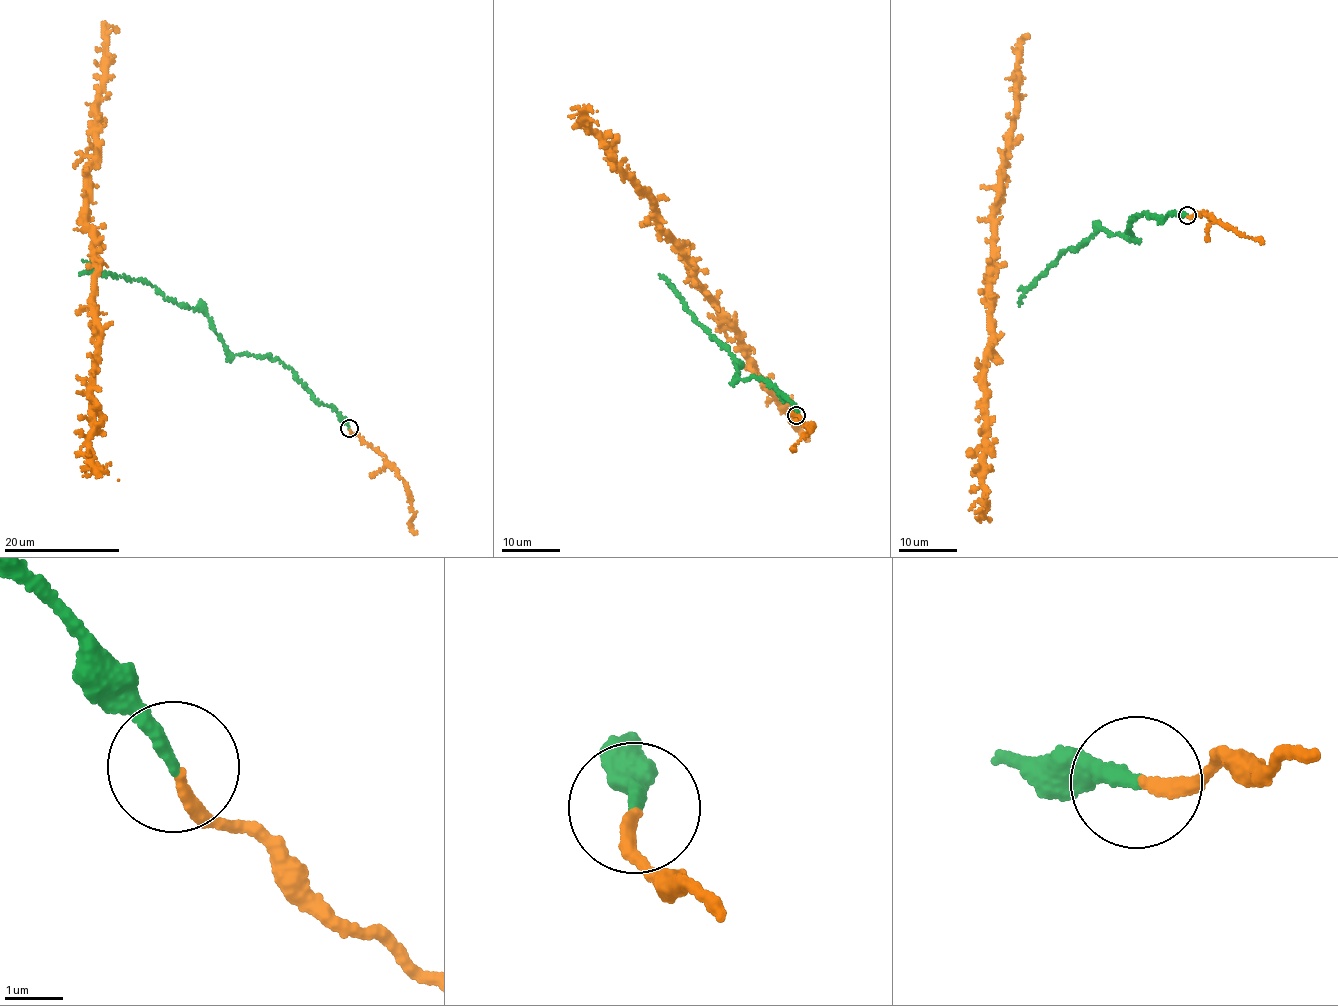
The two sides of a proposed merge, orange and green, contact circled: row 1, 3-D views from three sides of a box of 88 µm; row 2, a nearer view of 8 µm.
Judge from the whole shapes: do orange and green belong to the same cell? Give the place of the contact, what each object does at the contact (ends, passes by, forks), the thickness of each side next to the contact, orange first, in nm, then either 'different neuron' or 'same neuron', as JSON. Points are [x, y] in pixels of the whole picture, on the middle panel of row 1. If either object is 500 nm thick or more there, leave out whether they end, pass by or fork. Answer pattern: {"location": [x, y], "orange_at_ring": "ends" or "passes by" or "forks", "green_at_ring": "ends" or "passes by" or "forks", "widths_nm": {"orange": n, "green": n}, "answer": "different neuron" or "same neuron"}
{"location": [796, 415], "orange_at_ring": "ends", "green_at_ring": "ends", "widths_nm": {"orange": 200, "green": 240}, "answer": "same neuron"}

